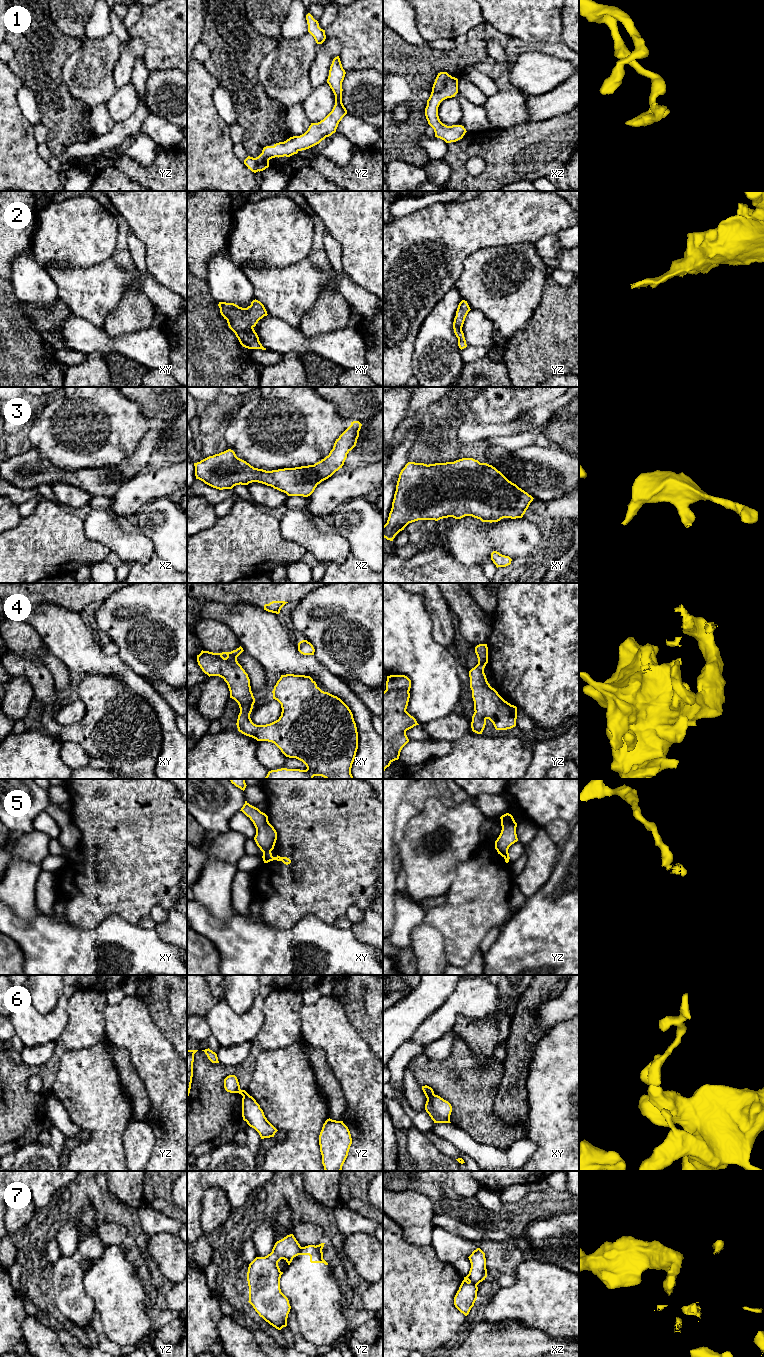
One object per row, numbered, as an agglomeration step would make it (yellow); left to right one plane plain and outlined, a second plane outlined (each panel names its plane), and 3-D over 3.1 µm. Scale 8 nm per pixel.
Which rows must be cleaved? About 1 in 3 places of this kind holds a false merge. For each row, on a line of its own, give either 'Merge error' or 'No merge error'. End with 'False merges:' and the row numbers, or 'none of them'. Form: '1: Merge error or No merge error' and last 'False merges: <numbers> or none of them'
1: No merge error
2: No merge error
3: No merge error
4: No merge error
5: Merge error
6: Merge error
7: Merge error
False merges: 5, 6, 7

